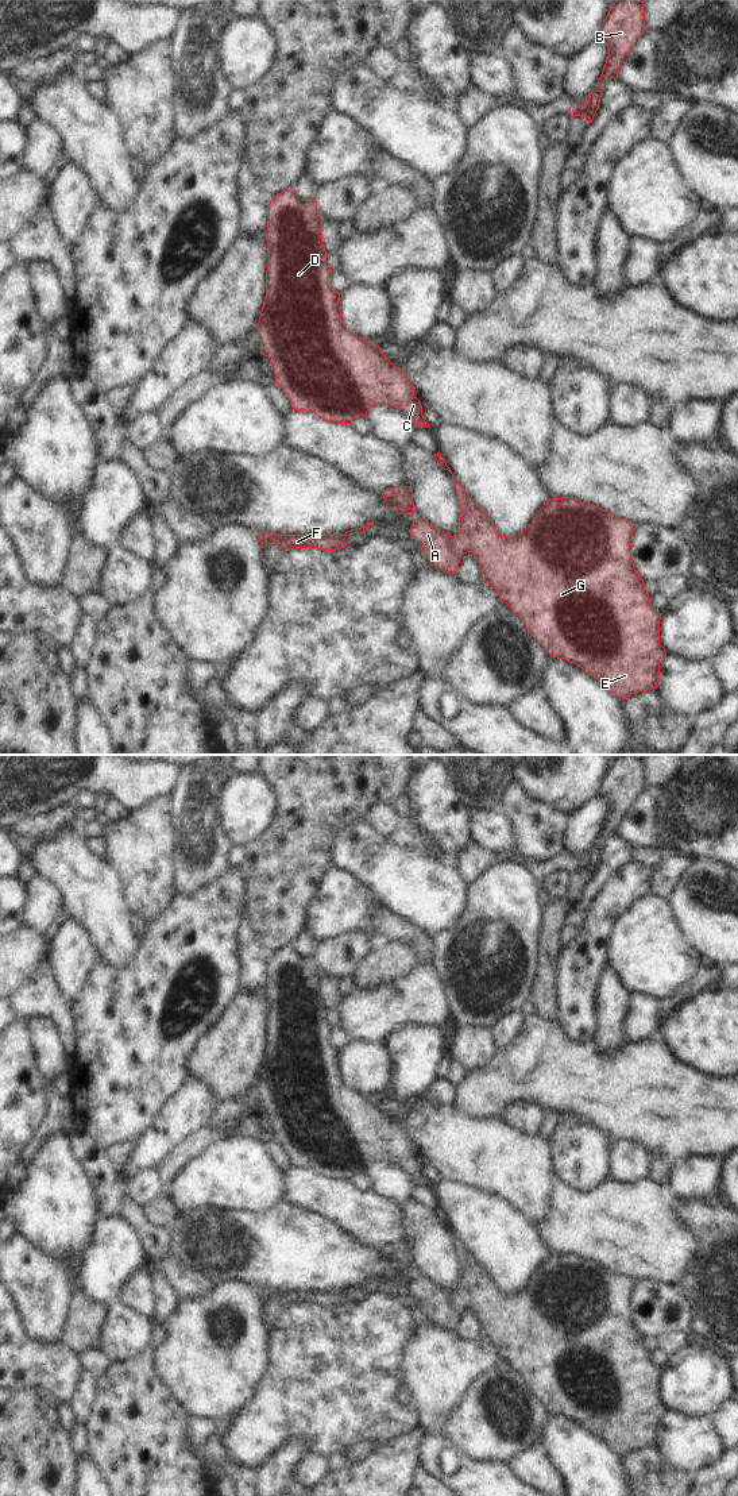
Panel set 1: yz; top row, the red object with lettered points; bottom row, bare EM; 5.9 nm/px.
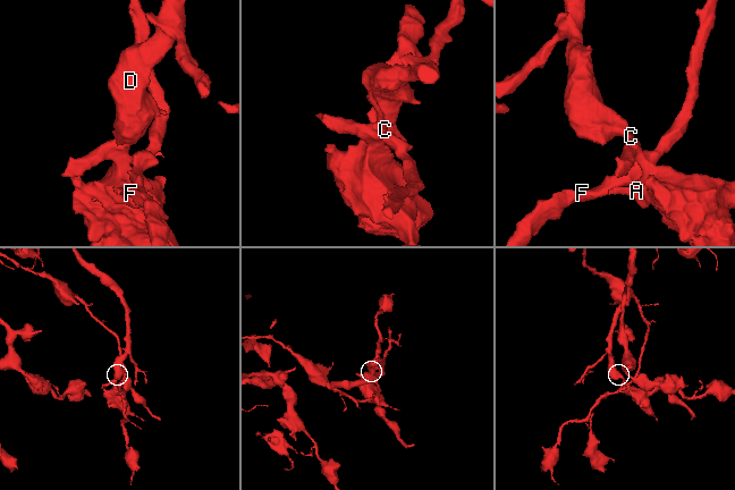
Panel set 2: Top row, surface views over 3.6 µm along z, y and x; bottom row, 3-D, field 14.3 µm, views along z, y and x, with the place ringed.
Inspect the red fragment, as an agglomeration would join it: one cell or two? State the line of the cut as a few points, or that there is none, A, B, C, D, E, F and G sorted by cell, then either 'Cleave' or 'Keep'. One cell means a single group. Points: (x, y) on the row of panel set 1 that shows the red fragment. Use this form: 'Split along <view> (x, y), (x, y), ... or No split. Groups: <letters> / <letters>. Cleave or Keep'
Split along yz (447, 466), (444, 469). Groups: A C D E G / B F. Cleave.

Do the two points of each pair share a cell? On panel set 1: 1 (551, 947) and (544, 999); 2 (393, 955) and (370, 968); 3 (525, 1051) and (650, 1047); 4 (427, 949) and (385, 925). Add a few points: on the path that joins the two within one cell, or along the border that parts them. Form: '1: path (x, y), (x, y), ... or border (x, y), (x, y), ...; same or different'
1: path (547, 960), (544, 986); same
2: path (387, 960), (375, 968); same
3: path (556, 1061), (619, 1061); same
4: path (416, 939), (410, 933), (395, 928); same

